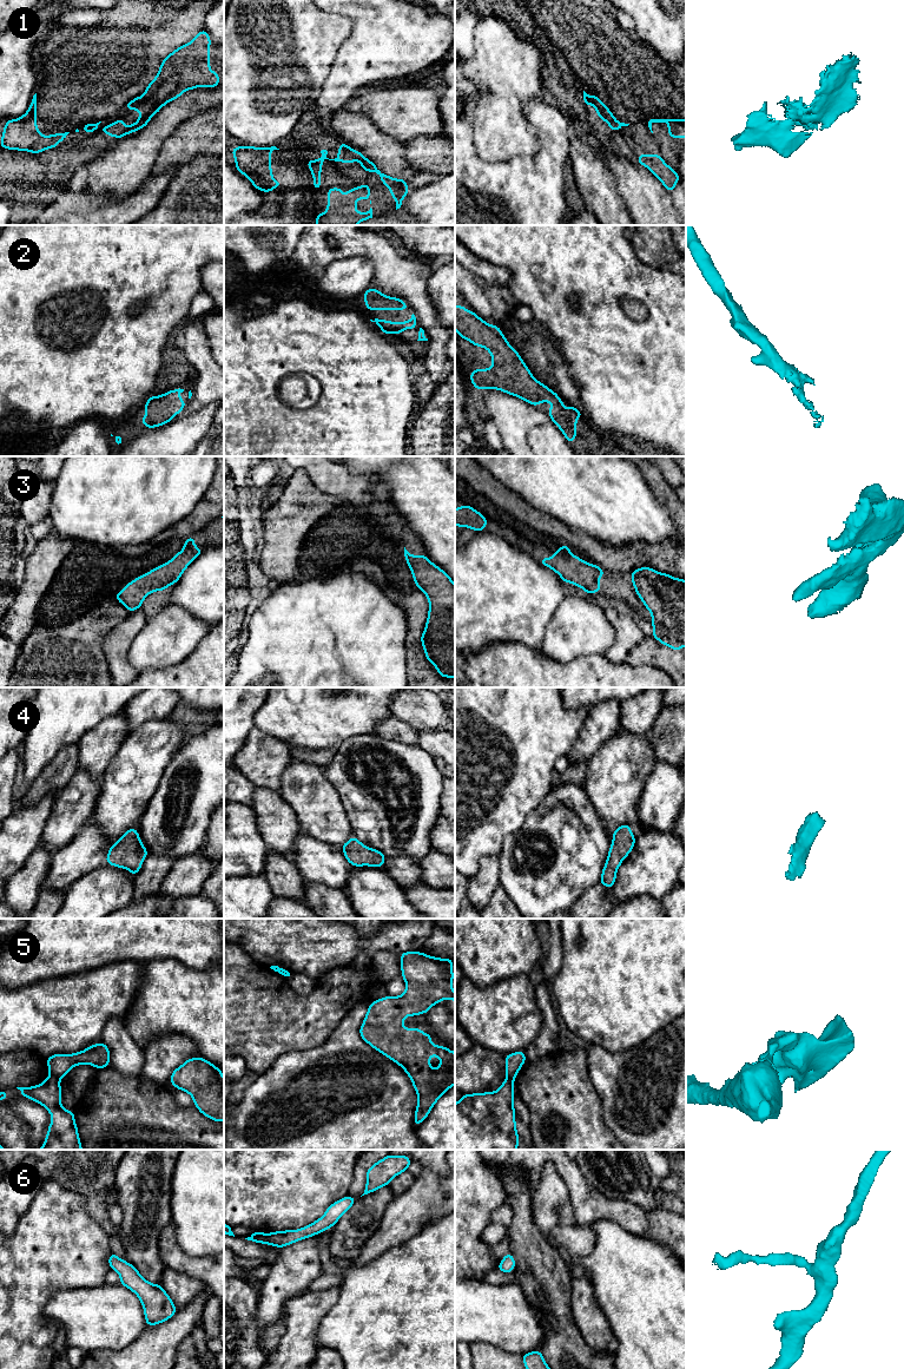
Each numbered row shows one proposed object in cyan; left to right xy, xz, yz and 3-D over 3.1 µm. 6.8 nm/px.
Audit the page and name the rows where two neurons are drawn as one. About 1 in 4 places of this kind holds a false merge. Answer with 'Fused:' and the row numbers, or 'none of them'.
Fused: 5

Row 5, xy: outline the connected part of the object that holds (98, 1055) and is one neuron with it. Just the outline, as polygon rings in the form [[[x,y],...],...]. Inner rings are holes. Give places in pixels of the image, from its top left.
[[[104,1044],[91,1045],[86,1049],[73,1054],[53,1054],[46,1059],[51,1075],[61,1079],[77,1065],[91,1065],[98,1069],[108,1067],[110,1049]]]

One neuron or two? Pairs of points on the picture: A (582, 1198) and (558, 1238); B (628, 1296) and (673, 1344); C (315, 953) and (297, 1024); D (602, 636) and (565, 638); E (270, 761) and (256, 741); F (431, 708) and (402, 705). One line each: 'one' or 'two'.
A: two
B: one
C: two
D: one
E: one
F: one

